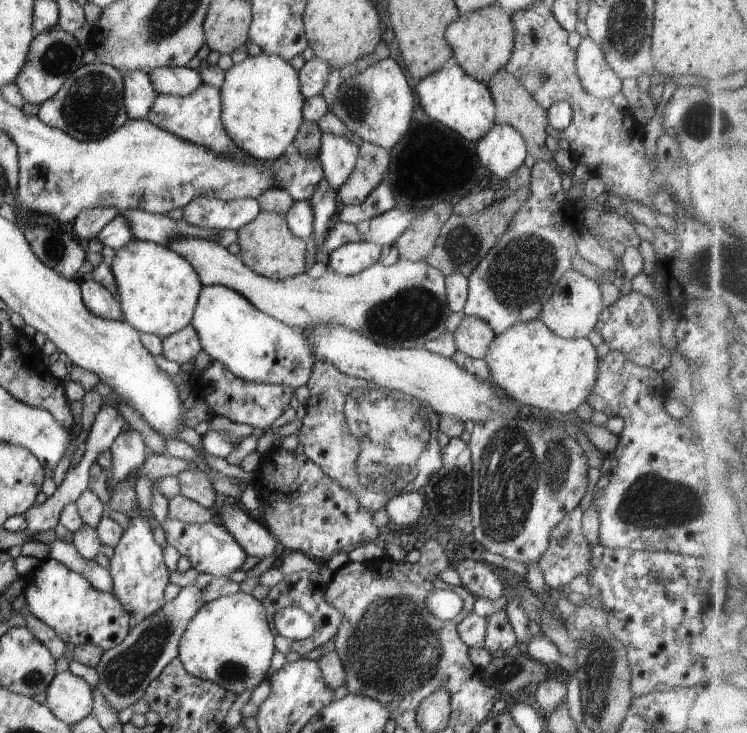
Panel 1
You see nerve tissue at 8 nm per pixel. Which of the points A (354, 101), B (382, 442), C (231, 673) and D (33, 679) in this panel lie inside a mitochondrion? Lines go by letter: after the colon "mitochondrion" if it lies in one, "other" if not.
A: mitochondrion
B: mitochondrion
C: mitochondrion
D: mitochondrion

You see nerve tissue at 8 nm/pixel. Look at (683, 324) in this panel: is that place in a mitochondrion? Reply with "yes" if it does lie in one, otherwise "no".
no

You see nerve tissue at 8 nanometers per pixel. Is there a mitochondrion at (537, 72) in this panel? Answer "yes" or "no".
yes

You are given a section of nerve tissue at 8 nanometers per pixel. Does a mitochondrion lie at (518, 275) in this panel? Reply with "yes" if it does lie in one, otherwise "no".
yes

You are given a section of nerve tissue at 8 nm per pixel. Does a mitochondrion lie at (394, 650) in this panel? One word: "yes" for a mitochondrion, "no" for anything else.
yes

